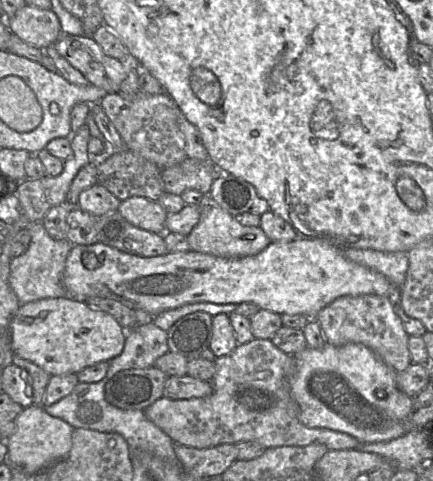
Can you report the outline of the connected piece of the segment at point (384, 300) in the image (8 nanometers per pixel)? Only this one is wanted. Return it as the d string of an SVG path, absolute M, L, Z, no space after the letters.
M378 295L342 296L310 319L319 323L327 344L362 344L394 371L402 372L412 364L412 359L408 348L409 335L394 309L394 299Z

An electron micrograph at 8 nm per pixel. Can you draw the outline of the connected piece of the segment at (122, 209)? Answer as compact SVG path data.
M146 197L122 200L117 211L133 226L156 234L164 234L167 212L162 205Z

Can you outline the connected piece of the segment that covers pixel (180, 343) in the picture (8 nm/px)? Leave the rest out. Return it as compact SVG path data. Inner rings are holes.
M197 311L188 314L174 323L167 331L170 352L186 359L199 358L201 352L209 348L212 338L212 316Z

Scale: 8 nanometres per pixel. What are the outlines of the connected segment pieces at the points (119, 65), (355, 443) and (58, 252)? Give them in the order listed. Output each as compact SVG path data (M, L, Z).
M61 32L53 45L56 51L78 69L90 84L104 89L107 93L119 92L120 86L128 74L128 63L106 55L93 37Z
M254 338L251 341L245 344L238 344L237 347L228 355L223 357L218 357L214 360L216 372L211 379L211 384L213 387L213 392L208 397L203 398L191 398L191 399L170 399L167 397L162 397L156 400L153 404L145 408L143 411L145 416L159 427L164 433L166 433L173 442L182 444L187 447L193 447L197 449L206 449L215 447L221 444L237 444L239 442L254 441L265 448L274 448L282 446L307 446L309 444L324 444L328 450L350 450L358 449L359 445L370 444L370 443L361 443L358 439L353 436L350 436L343 432L338 432L326 428L309 428L302 424L299 420L299 407L294 400L291 390L290 390L290 377L294 370L294 360L293 355L289 355L278 349L270 339L258 339Z
M42 221L29 222L26 229L30 232L31 241L22 255L10 261L9 285L17 295L20 305L45 298L66 296L63 273L73 245L67 239L53 239Z

